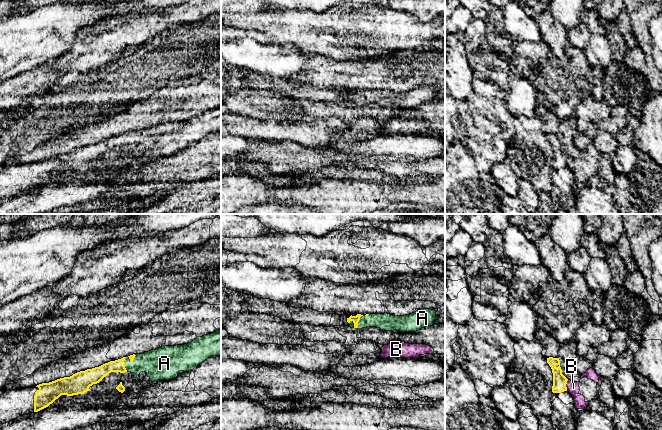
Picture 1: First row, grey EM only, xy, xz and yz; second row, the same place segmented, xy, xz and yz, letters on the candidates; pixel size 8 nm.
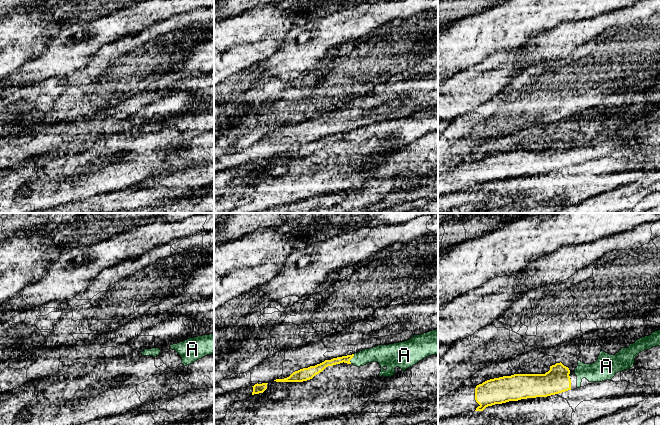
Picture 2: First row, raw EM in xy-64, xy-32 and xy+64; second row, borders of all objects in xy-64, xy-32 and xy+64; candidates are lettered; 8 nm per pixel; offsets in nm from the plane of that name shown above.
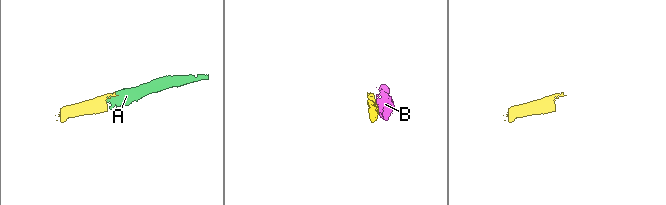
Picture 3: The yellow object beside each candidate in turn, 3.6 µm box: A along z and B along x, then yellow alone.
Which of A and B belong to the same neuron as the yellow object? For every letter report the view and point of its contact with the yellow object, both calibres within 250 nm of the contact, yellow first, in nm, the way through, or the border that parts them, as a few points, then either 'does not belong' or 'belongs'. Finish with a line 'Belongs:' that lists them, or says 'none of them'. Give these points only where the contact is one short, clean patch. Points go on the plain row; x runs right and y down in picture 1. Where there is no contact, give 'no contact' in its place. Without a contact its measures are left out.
A: xz (359, 94) | 60/140 nm | across xz (355, 95), (359, 94), (387, 98) | belongs
B: yz (565, 161) | 110/100 nm | does not belong
Belongs: A

